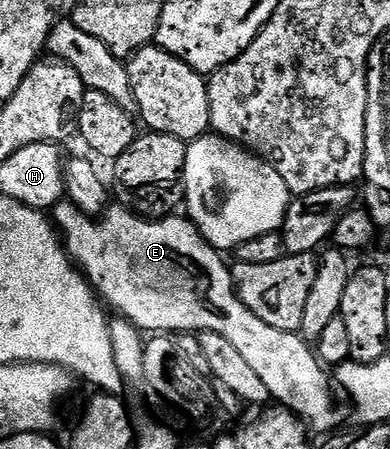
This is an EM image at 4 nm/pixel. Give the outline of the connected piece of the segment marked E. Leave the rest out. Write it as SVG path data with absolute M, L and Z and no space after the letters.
M65 199L51 210L50 217L75 268L84 274L99 300L109 310L116 309L112 311L131 321L137 329L152 335L222 335L222 339L229 341L242 354L242 359L250 363L250 368L262 378L262 383L266 383L266 391L273 402L301 418L320 417L327 411L328 377L324 374L325 366L316 356L313 346L299 333L278 331L278 327L262 323L262 319L258 319L258 315L254 315L254 311L242 303L232 283L231 268L227 264L224 266L224 261L220 258L223 256L204 240L199 229L187 216L169 215L163 219L145 219L135 216L126 208L109 207L96 220L86 216Z

